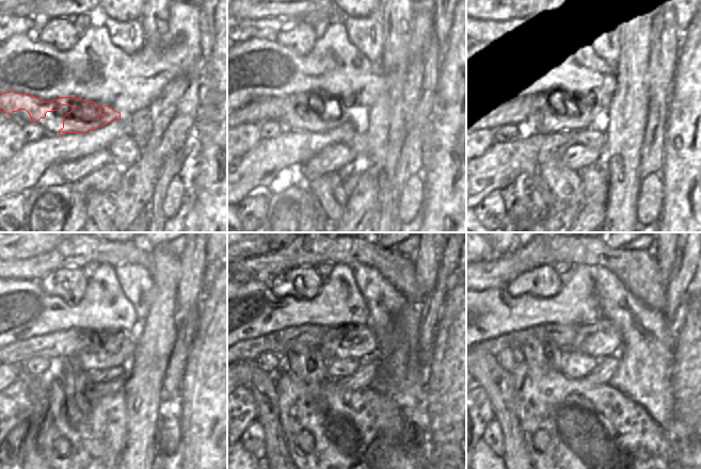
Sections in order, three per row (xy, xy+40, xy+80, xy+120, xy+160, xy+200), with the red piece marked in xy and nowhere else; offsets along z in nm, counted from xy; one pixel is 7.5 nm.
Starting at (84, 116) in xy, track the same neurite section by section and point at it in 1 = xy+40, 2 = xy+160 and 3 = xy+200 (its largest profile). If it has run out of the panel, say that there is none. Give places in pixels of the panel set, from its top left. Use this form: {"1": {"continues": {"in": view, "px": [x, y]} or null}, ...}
{"1": {"continues": {"in": "xy+40", "px": [327, 113]}}, "2": {"continues": {"in": "xy+160", "px": [360, 342]}}, "3": {"continues": {"in": "xy+200", "px": [601, 339]}}}

